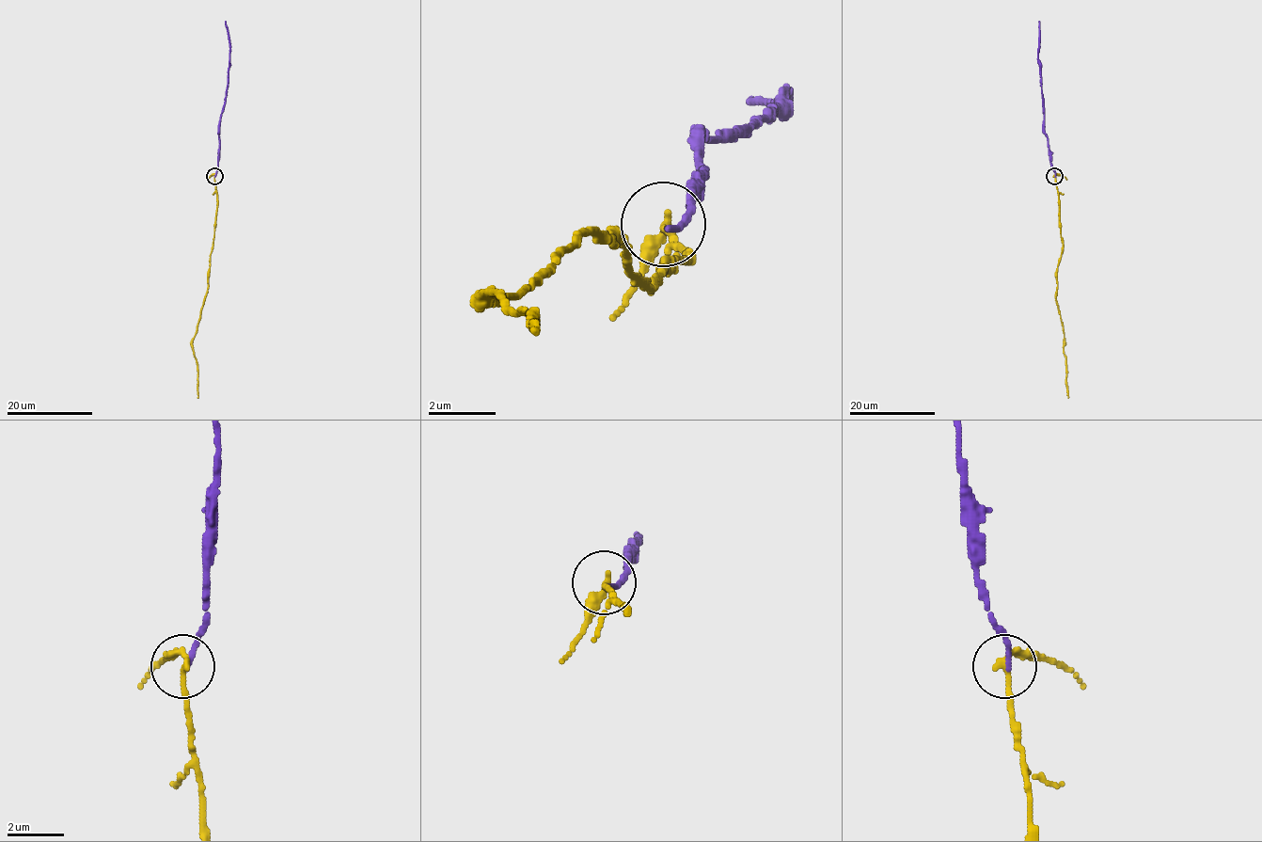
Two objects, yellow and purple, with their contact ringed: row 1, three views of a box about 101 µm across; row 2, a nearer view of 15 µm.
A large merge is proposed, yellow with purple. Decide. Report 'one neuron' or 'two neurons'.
one neuron

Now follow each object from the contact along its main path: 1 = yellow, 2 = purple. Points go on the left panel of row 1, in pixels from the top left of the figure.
1: (213, 176), (216, 220), (208, 293), (193, 340), (197, 371), (197, 398)
2: (215, 176), (220, 114), (230, 59), (226, 22)

